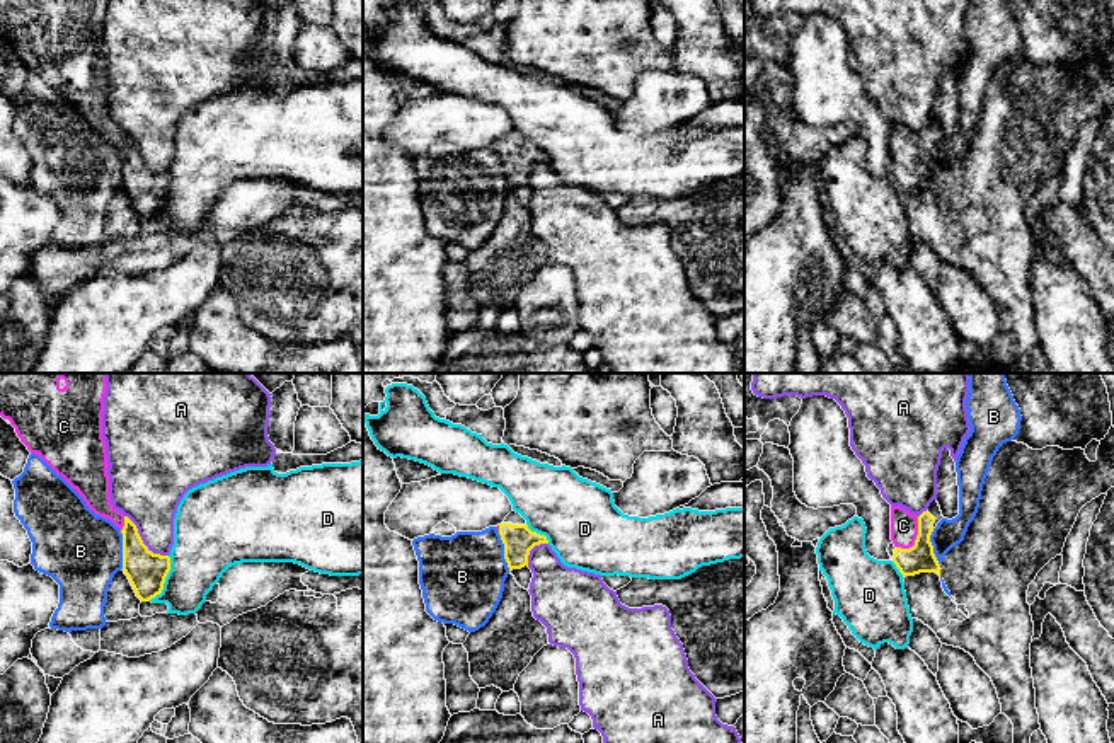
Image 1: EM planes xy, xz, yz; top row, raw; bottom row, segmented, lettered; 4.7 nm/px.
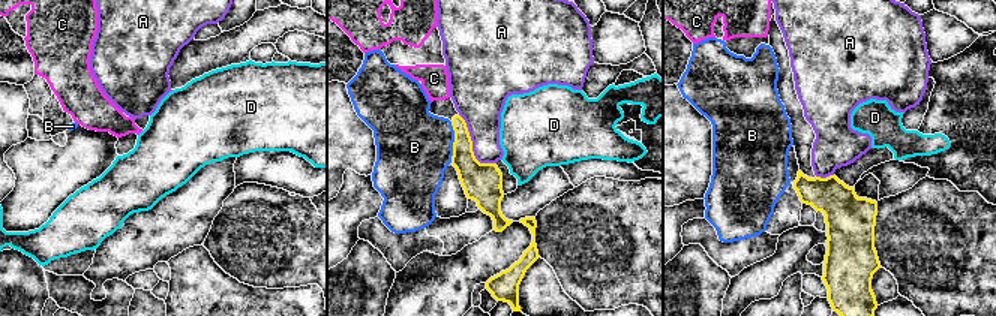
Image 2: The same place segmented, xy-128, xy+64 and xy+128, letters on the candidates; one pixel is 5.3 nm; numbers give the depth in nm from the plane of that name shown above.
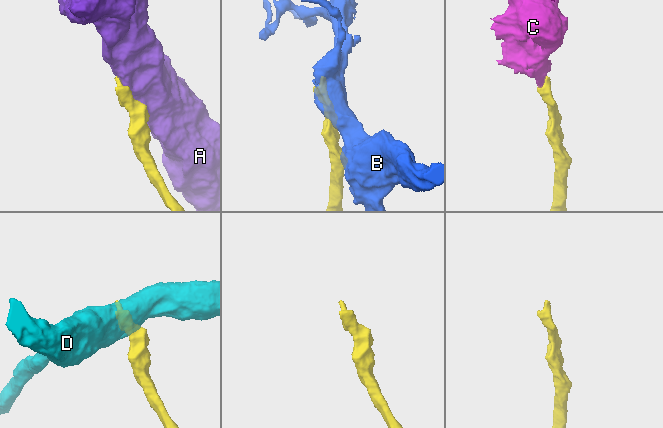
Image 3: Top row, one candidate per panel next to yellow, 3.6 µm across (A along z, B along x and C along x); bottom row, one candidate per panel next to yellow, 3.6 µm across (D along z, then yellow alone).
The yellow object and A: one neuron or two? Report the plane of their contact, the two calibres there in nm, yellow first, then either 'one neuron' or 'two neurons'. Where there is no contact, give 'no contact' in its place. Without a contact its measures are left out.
meets yellow in xy; 190 nm thick on the yellow side, 340 nm on the other; two neurons

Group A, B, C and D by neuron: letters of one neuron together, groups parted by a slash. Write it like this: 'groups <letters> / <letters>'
groups A / B / C / D

